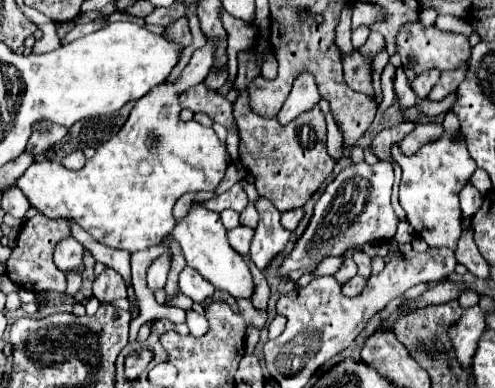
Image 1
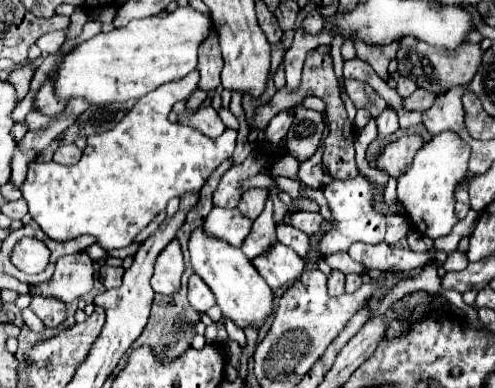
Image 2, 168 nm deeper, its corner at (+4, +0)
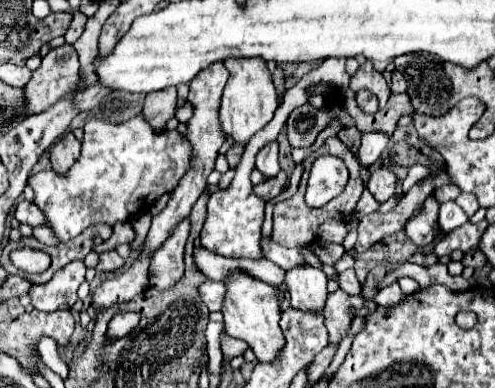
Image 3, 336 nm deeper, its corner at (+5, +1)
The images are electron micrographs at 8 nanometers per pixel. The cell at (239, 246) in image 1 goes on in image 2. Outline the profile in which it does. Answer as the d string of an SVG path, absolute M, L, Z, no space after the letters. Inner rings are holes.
M269 194L268 203L265 203L262 215L254 221L252 235L248 235L248 239L244 241L242 251L244 255L248 255L248 259L256 259L268 253L276 243L278 239L276 239L276 223L273 219L273 201Z

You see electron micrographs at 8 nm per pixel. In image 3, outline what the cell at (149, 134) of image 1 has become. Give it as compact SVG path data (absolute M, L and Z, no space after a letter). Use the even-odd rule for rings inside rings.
M137 114L123 124L87 120L83 150L75 166L67 174L41 170L27 184L35 192L33 204L43 210L51 232L59 242L69 242L95 224L115 226L117 222L131 222L155 198L175 190L189 168L191 142L177 130L155 130L143 114Z

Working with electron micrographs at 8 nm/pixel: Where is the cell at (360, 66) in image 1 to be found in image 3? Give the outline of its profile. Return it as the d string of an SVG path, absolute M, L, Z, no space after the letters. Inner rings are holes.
M359 90L359 94L355 94L355 98L357 98L357 104L359 104L359 108L363 112L373 114L373 112L379 110L379 100L369 90Z

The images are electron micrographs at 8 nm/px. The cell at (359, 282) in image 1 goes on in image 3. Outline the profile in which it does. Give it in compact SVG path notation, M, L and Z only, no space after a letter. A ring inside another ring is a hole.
M353 268L341 272L339 278L337 278L337 282L339 282L339 288L345 290L347 294L359 294L359 292L361 292L361 284L359 284L359 280L355 278L355 270L353 270Z

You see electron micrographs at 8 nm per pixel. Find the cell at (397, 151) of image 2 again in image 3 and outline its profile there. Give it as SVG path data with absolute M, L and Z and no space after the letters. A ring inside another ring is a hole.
M387 164L387 166L381 166L379 170L371 172L367 190L375 196L377 202L385 202L395 194L397 182L399 182L399 178L397 178L395 170L391 170L391 164Z

